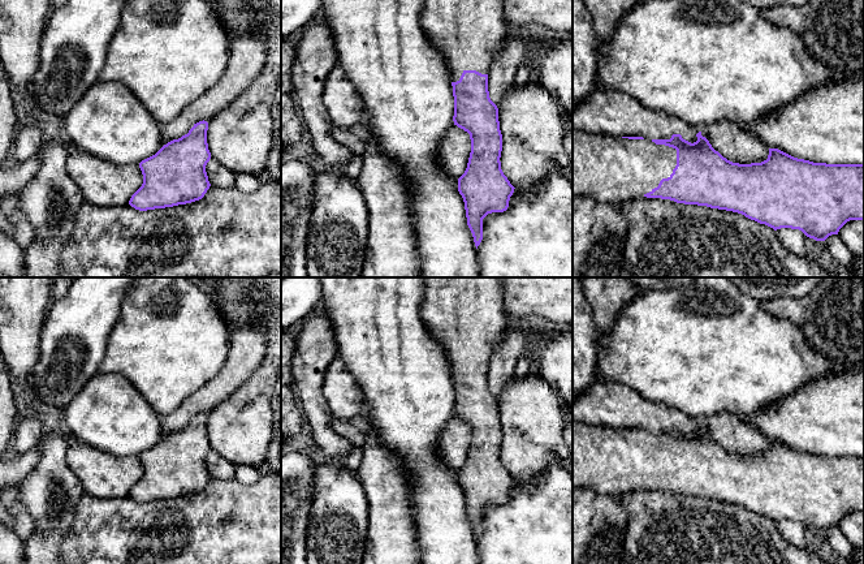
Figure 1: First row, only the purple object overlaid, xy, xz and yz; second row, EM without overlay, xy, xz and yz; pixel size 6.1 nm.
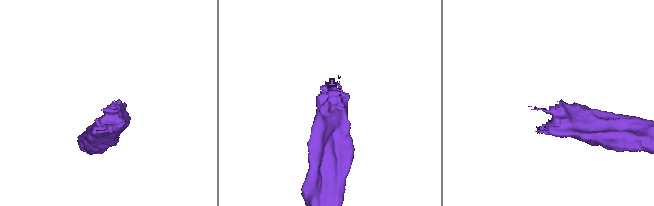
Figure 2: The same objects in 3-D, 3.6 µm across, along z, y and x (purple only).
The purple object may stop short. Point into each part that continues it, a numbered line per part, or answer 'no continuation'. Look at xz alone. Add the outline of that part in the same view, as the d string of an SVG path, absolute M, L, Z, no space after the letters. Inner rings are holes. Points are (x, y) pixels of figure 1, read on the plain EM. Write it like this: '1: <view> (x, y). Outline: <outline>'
1: xz (465, 315). Outline: M424 277L424 287L420 317L442 346L452 374L459 373L465 362L488 366L507 326L500 277Z

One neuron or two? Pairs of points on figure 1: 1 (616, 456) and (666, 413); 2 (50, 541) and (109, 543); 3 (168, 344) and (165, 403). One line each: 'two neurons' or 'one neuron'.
1: one neuron
2: two neurons
3: one neuron

